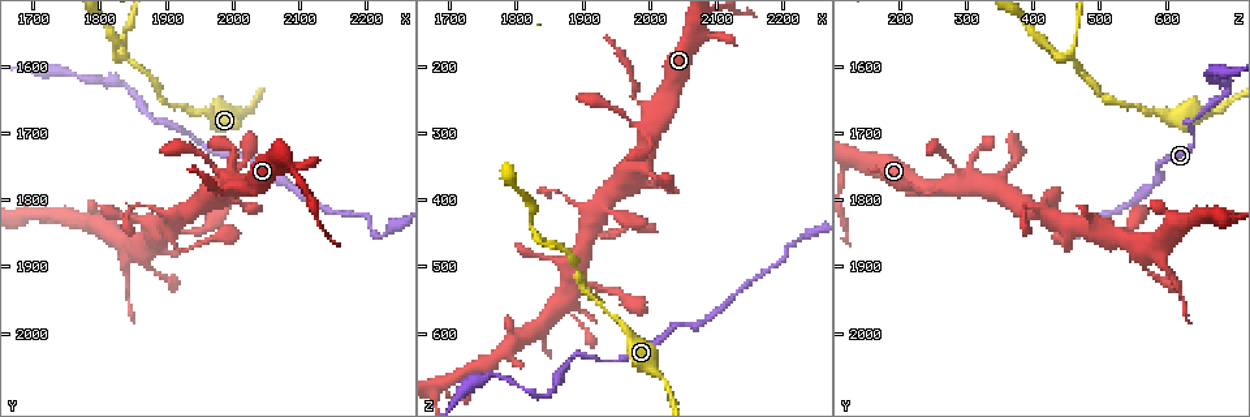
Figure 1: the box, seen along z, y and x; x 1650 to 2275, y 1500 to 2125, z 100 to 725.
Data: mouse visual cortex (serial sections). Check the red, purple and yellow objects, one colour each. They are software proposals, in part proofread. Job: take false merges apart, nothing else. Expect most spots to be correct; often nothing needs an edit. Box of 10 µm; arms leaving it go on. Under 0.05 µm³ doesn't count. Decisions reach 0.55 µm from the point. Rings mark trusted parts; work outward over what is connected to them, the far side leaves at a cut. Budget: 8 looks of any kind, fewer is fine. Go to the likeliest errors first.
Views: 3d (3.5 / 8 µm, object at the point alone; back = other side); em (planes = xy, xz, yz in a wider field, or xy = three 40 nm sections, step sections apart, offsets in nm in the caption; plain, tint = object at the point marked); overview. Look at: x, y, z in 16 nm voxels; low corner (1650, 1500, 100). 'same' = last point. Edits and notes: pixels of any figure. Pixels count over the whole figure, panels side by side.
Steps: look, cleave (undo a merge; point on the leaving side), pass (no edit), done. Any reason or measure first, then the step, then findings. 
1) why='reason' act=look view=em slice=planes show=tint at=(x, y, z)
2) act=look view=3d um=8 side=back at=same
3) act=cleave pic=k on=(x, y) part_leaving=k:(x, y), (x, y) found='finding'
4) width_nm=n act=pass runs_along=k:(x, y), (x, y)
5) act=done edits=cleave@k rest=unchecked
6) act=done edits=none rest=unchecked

why='abrupt turn' act=look view=3d um=8 at=(1835, 1585, 460)

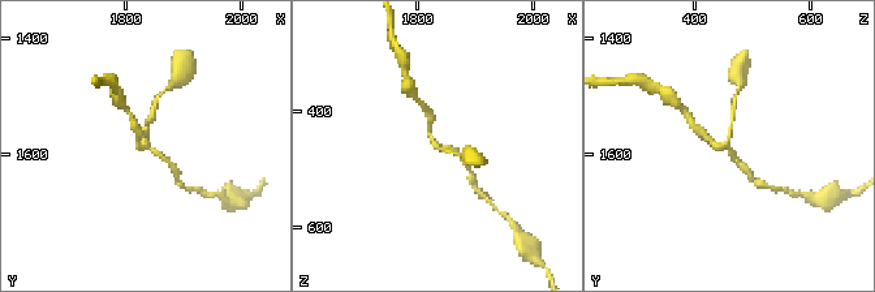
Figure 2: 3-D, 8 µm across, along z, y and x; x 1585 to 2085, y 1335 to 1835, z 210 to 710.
act=look view=3d um=3.5 at=same

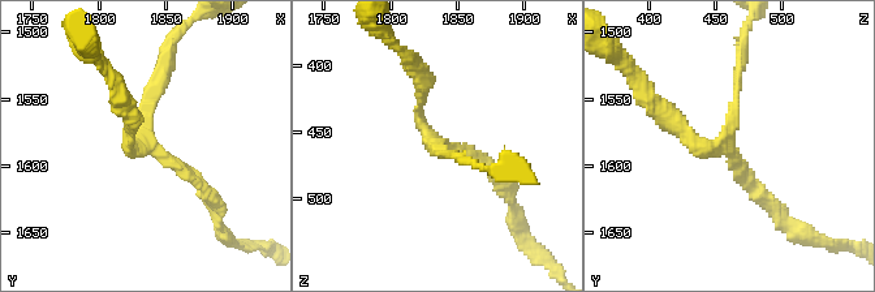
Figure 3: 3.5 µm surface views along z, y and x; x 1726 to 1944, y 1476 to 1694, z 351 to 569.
arms=3 arm_widths_nm=100,150,200 act=look view=em slice=xy step=1 show=tint at=(1838, 1584, 460)

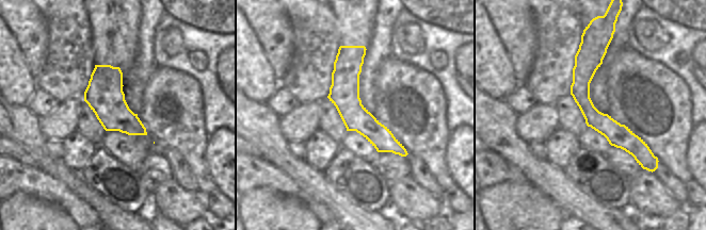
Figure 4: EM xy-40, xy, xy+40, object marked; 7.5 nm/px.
width_nm=220 act=pass runs_along=3:(761, 194), (727, 146), (697, 146), (660, 110) found='one cell here'

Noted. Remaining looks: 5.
why='abrupt turn' act=look view=3d um=3.5 at=(2230, 1850, 460)

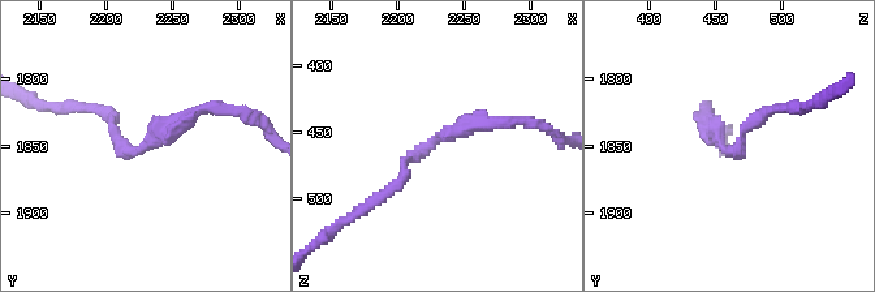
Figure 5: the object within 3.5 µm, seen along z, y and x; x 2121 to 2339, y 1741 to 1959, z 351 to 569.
arm_widths_nm=150,200 act=look view=em slice=xy step=5 show=tint at=(2228, 1854, 458)

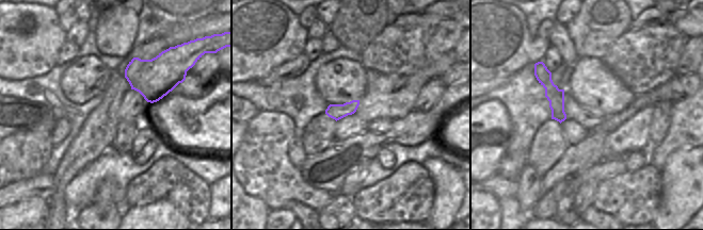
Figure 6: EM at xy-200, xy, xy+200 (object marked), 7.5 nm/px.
act=pass runs_along=5:(389, 190), (410, 157), (494, 117) found='continuous, no second cell'

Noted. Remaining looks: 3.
why='four-way junction' act=look view=3d um=8 at=(1990, 1765, 290)

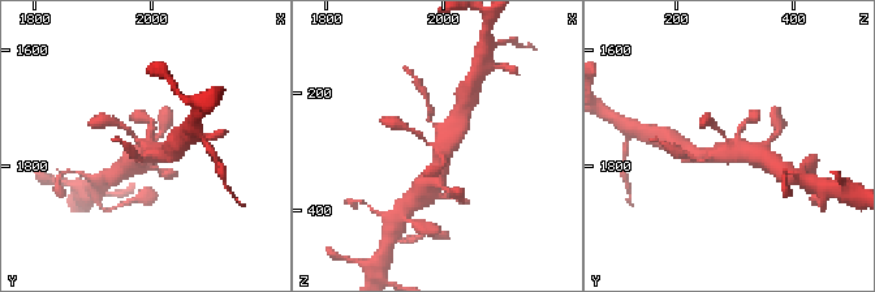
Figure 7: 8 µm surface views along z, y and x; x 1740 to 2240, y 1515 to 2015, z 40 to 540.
act=look view=3d um=3.5 at=same

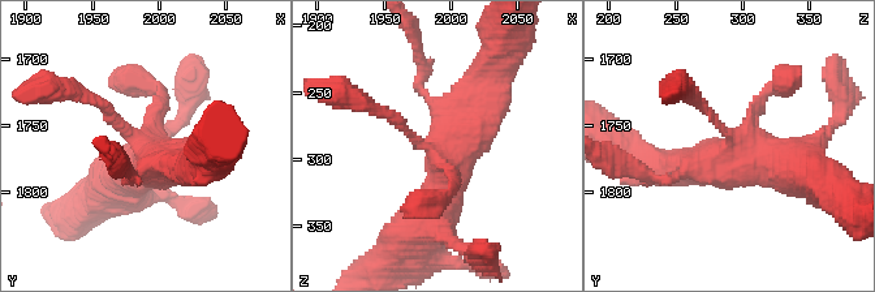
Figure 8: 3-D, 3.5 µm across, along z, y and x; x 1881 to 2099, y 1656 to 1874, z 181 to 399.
why='need the tissue' act=look view=em slice=xy step=3 show=tint at=(1988, 1764, 288)

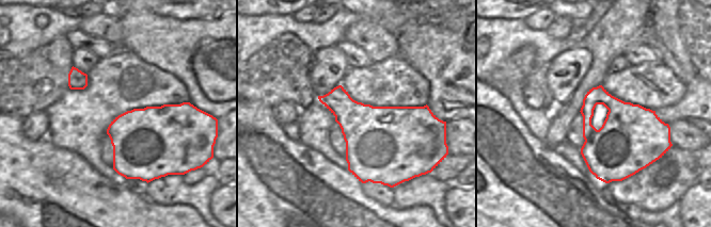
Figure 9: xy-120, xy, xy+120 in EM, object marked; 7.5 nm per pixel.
act=pass runs_along=8:(486, 77), (422, 227) found='one cell here'

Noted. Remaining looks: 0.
act=done edits=none rest=unchecked

